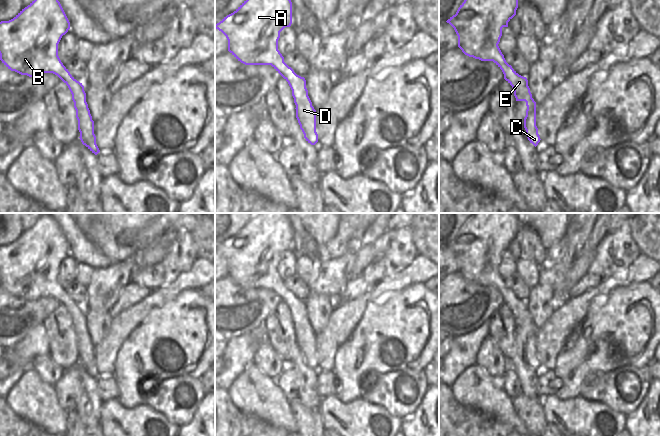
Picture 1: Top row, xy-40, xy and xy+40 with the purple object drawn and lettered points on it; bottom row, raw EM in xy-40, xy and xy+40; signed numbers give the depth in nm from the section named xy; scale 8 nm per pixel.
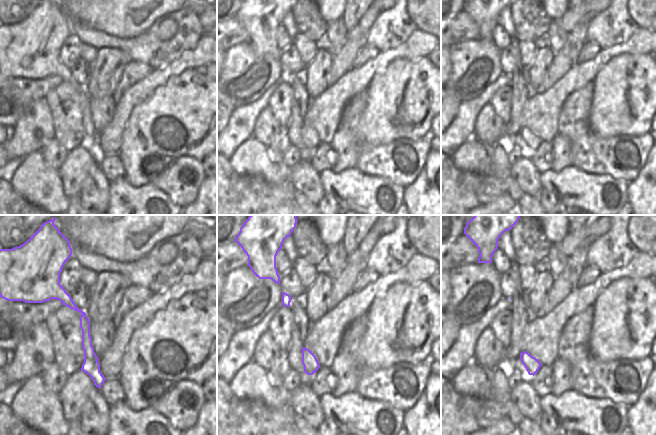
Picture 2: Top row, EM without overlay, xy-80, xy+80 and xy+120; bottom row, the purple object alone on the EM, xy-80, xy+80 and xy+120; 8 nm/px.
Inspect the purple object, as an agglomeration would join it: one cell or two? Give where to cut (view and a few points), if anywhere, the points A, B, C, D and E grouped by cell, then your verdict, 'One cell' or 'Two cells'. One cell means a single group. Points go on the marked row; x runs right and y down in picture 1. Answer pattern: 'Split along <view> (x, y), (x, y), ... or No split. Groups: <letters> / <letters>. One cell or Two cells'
No split. Groups: A B C D E. One cell.

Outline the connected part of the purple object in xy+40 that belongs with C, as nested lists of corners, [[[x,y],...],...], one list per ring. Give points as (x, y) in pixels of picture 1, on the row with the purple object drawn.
[[[464,0],[456,14],[446,22],[454,28],[462,52],[481,61],[493,61],[512,86],[516,101],[526,102],[524,128],[528,140],[536,147],[541,139],[536,126],[536,102],[528,80],[506,62],[498,46],[502,28],[508,27],[517,8],[518,0]]]

